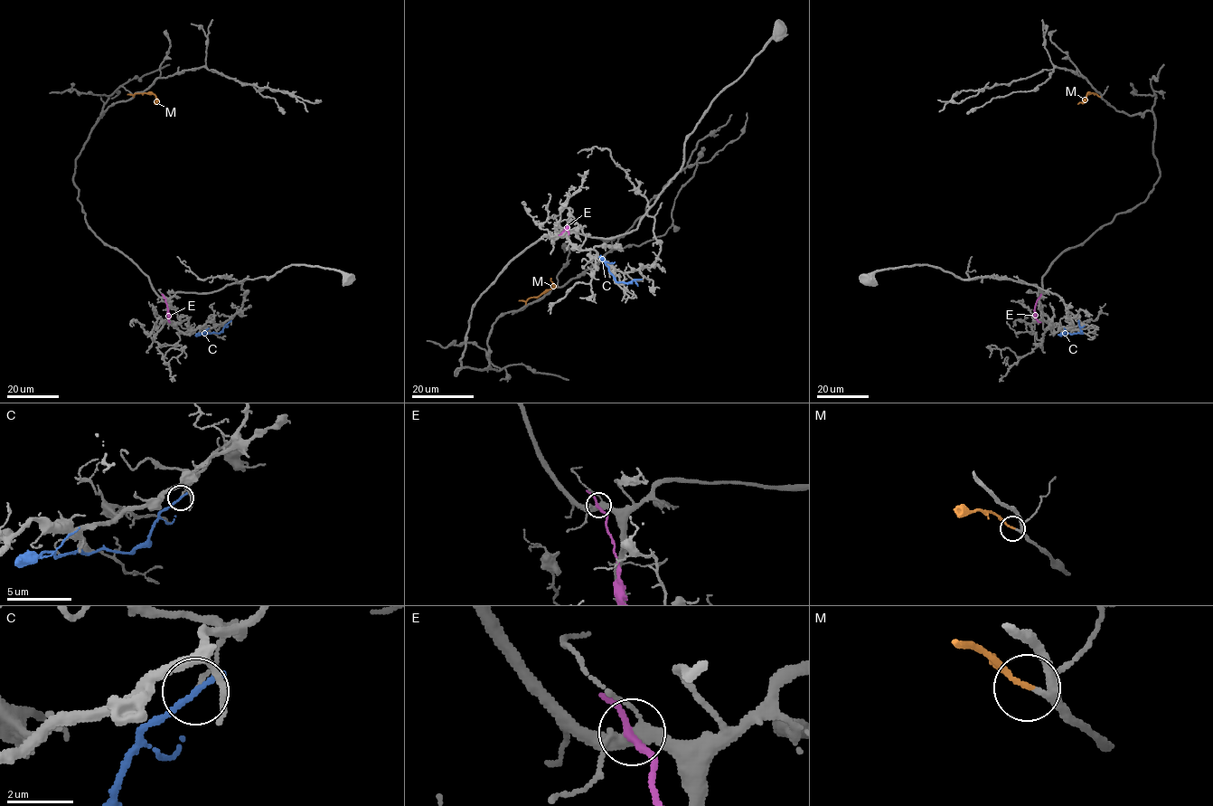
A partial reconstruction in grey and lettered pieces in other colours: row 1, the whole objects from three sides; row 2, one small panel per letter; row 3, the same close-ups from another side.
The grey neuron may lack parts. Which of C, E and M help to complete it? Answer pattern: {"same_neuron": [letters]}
{"same_neuron": ["M"]}

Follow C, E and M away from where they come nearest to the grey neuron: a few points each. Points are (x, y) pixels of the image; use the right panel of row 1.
C: (1078, 322), (1082, 333), (1064, 334), (1064, 327)
E: (1039, 297), (1035, 306), (1035, 317), (1040, 322)
M: (1099, 97), (1088, 92), (1086, 99), (1077, 104)

